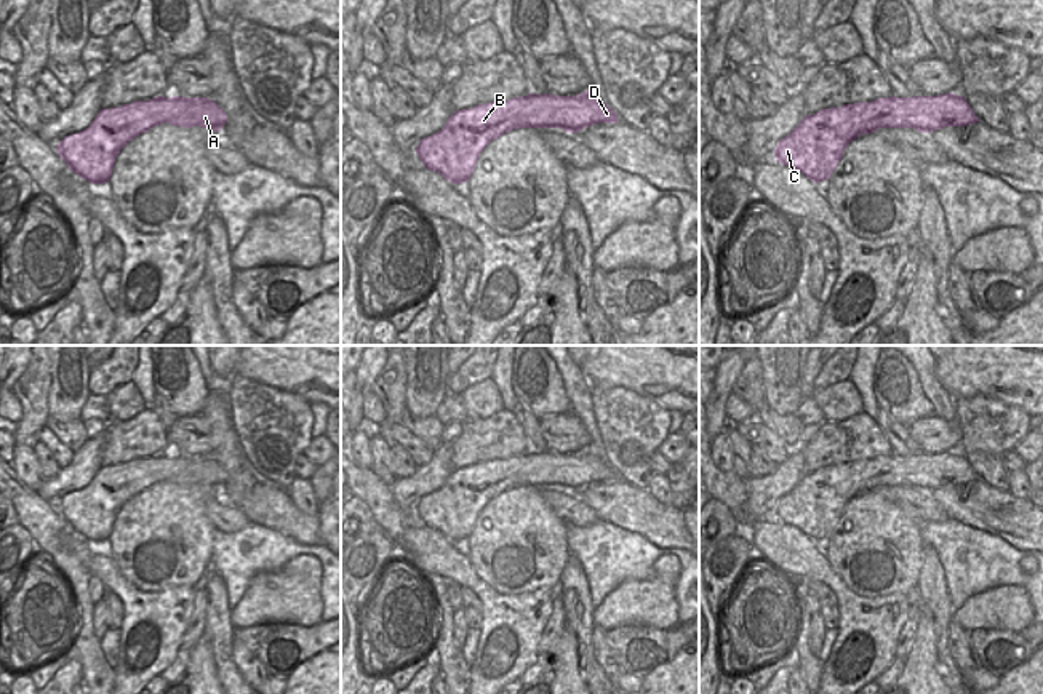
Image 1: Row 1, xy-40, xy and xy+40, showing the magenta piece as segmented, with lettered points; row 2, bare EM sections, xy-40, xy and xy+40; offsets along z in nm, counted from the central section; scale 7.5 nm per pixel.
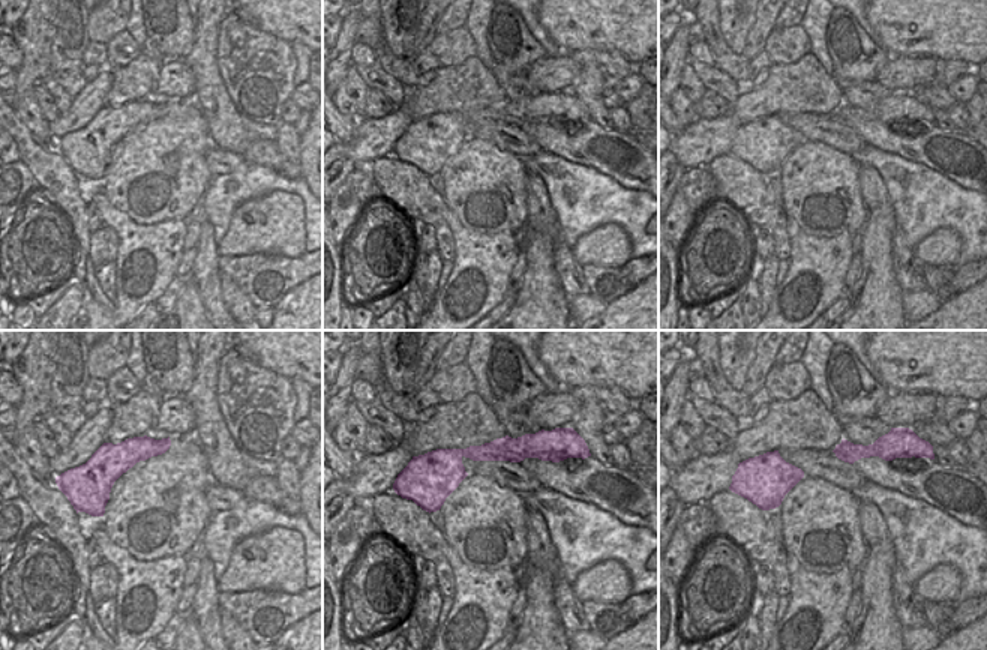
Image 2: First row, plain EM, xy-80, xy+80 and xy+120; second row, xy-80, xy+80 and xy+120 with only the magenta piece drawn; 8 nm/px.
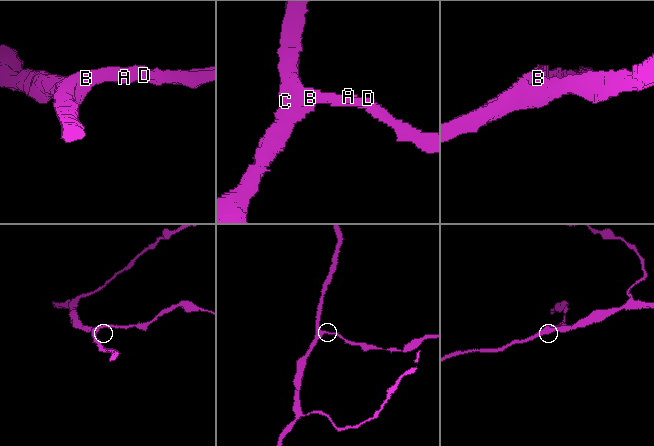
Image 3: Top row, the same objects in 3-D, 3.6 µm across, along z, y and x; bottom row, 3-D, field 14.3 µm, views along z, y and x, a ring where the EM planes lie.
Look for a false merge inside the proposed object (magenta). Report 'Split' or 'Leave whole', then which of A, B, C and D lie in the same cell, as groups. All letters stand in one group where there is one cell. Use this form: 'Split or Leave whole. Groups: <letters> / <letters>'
Leave whole. Groups: A B C D

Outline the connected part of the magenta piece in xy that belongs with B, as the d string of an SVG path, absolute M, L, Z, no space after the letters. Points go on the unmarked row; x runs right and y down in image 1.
M592 449L574 454L534 453L456 469L445 485L419 499L424 524L446 539L469 539L483 507L517 486L561 486L577 491L595 481L617 481L617 472Z

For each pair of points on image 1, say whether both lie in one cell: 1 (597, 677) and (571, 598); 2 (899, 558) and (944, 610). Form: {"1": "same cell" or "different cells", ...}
{"1": "same cell", "2": "different cells"}

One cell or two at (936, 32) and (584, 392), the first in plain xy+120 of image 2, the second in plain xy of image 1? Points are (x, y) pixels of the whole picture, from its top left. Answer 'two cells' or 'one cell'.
two cells

